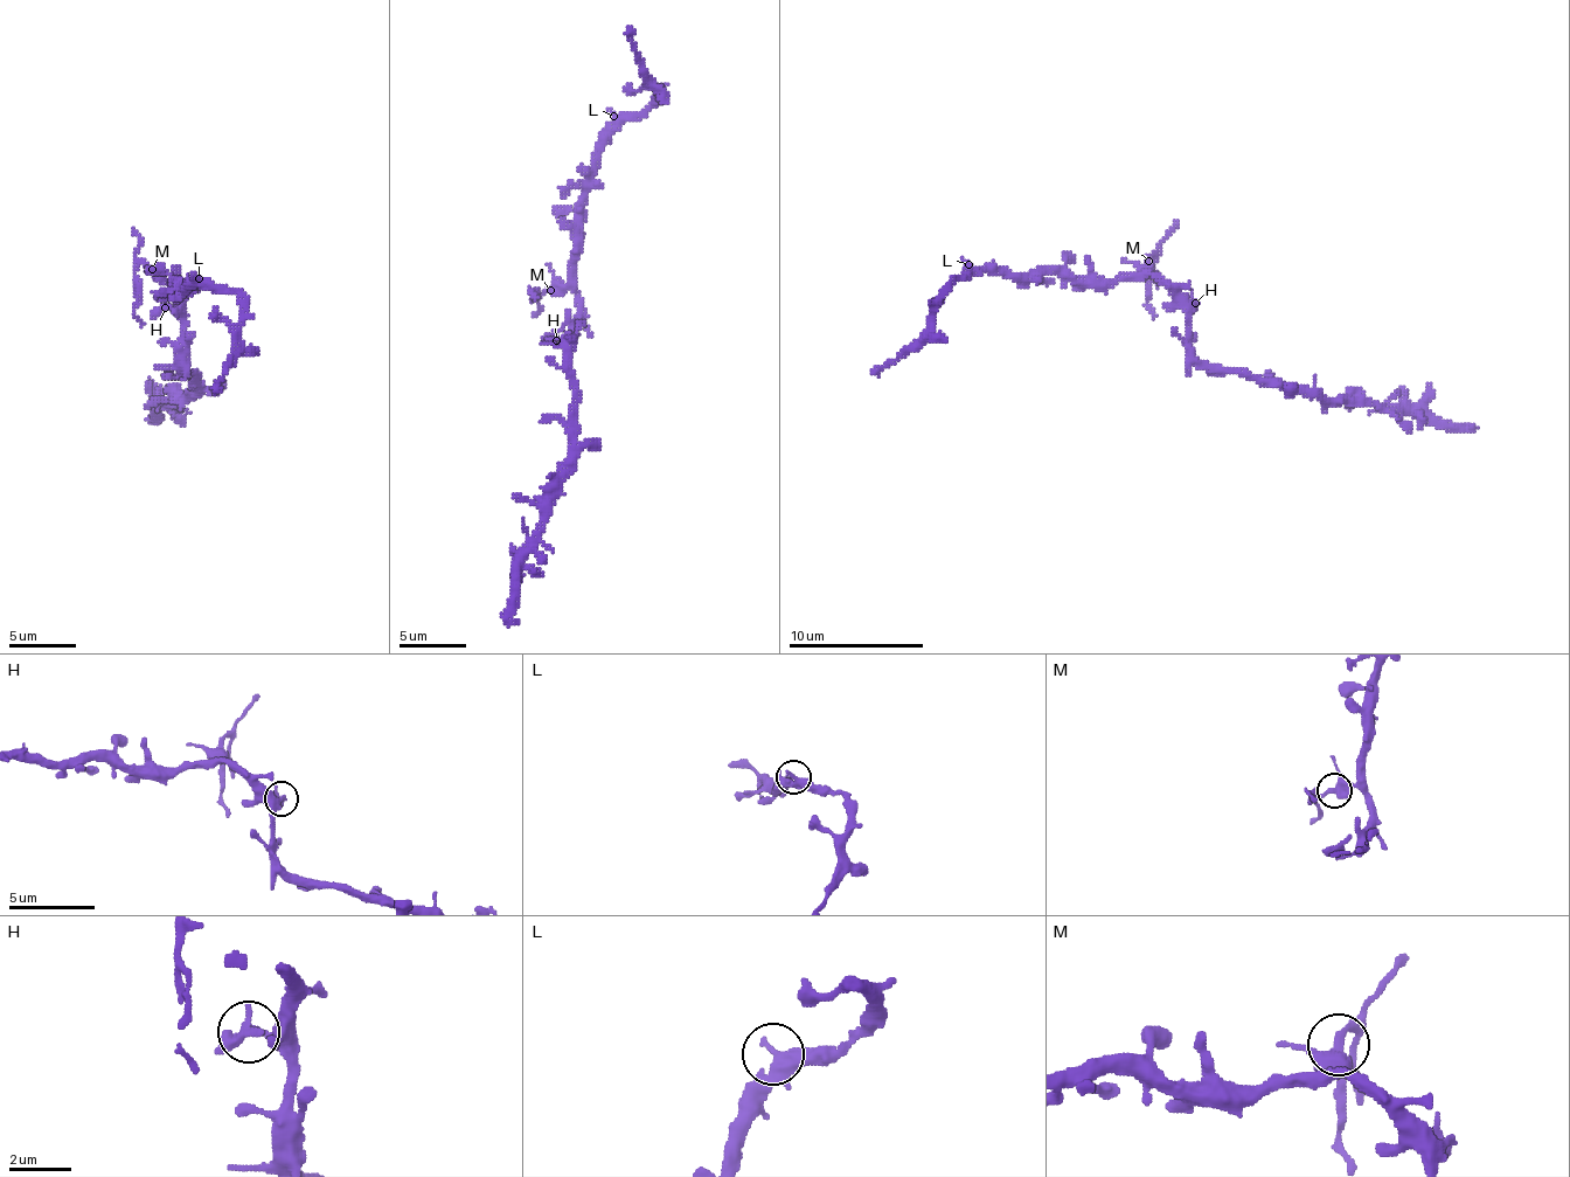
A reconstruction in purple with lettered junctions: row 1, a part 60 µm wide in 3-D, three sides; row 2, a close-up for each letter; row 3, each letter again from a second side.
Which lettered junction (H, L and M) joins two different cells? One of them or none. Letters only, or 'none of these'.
M

